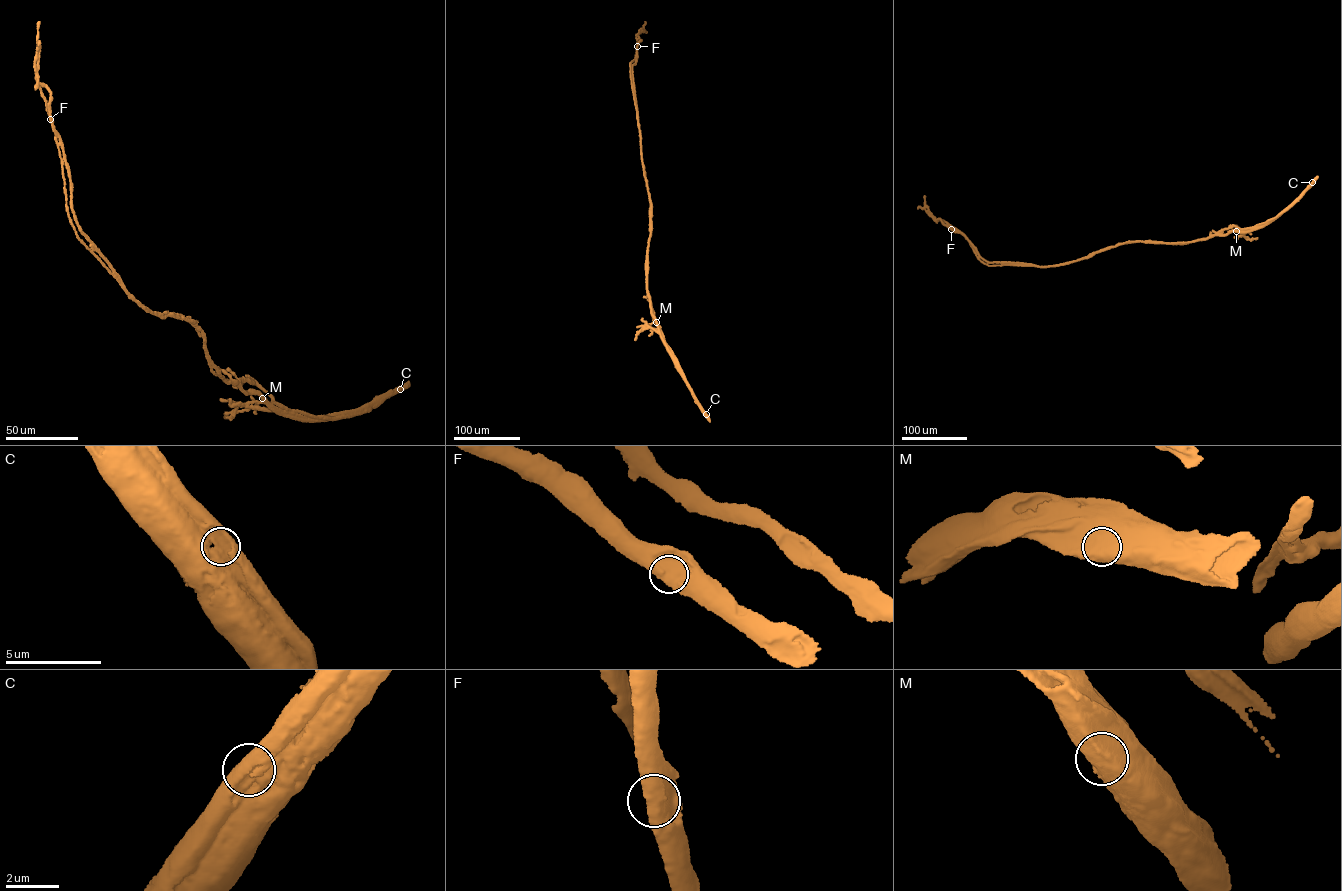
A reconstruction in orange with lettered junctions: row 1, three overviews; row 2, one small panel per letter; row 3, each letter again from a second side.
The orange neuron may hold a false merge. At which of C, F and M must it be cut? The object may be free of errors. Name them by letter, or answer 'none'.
C

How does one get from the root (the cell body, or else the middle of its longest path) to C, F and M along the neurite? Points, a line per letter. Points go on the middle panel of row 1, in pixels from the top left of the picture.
C: (679, 370), (706, 414)
F: (679, 370), (652, 314), (647, 289), (651, 211), (633, 79), (637, 46)
M: (679, 370), (656, 322)

